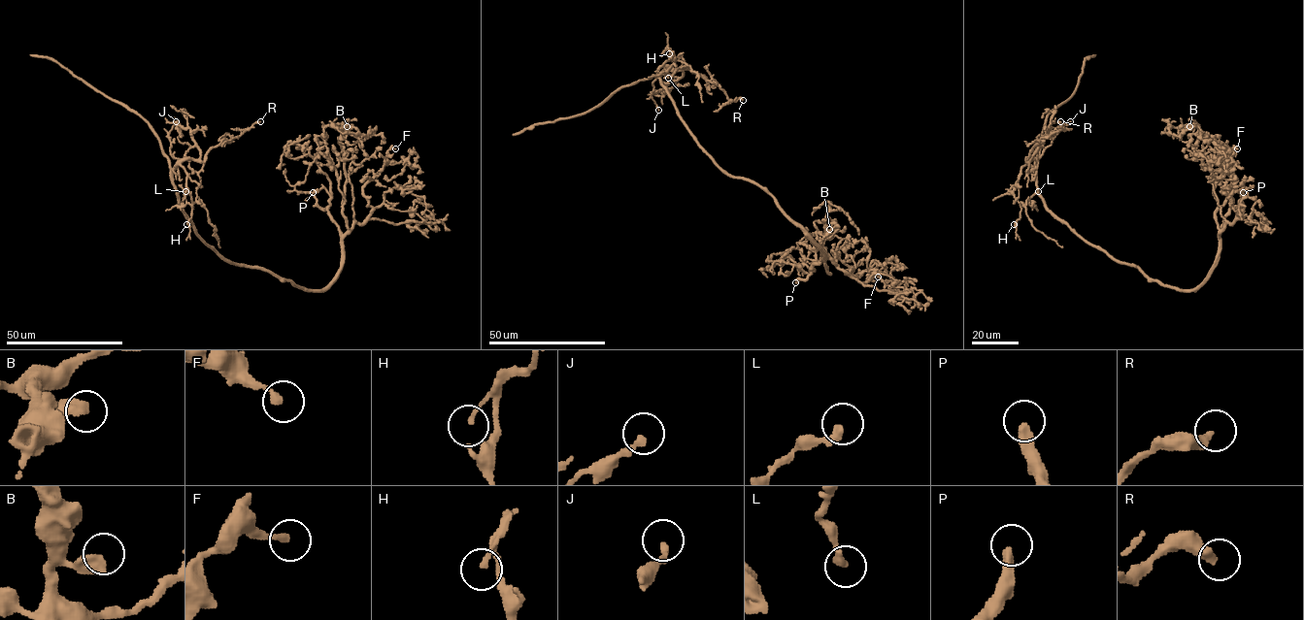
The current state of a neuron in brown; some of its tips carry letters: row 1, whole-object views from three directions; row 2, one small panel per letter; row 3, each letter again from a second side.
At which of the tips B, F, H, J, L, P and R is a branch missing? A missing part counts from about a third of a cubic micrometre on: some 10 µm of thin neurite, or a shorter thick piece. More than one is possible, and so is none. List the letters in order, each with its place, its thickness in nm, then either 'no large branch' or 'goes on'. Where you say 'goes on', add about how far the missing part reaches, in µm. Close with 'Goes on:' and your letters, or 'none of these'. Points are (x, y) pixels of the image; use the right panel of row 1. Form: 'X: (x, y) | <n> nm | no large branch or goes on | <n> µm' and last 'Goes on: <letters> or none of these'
B: (1189, 126) | 480 nm | no large branch
F: (1237, 148) | 240 nm | no large branch
H: (1014, 224) | 140 nm | no large branch
J: (1070, 121) | 240 nm | no large branch
L: (1038, 191) | 300 nm | no large branch
P: (1243, 192) | 360 nm | goes on | 90 µm
R: (1060, 121) | 360 nm | goes on | 30 µm
Goes on: P, R

